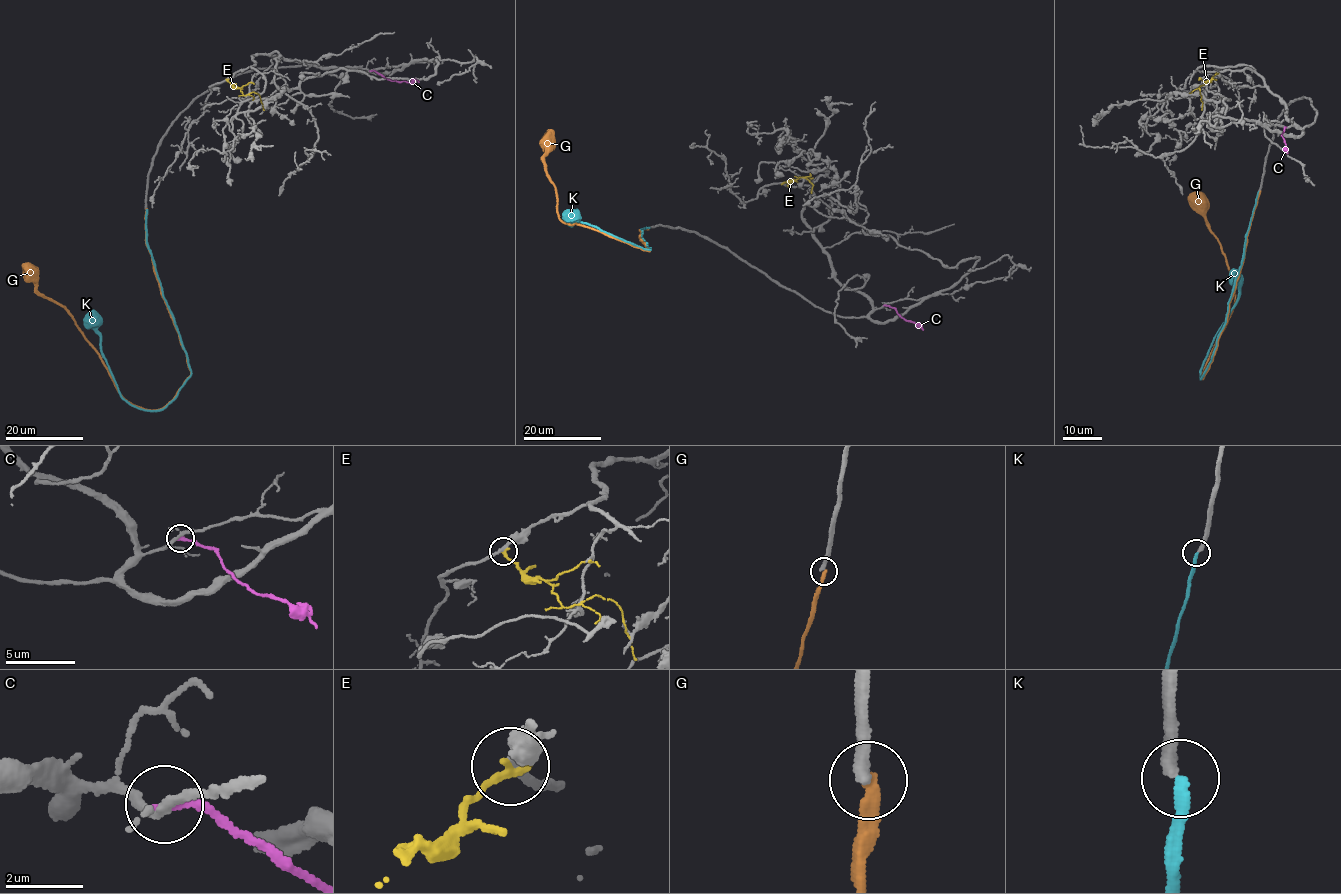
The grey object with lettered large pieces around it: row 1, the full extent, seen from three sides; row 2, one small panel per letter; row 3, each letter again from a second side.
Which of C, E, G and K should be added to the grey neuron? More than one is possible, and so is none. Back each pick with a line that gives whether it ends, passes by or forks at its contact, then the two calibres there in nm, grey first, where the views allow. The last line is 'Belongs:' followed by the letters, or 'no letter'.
Belongs: no letter

